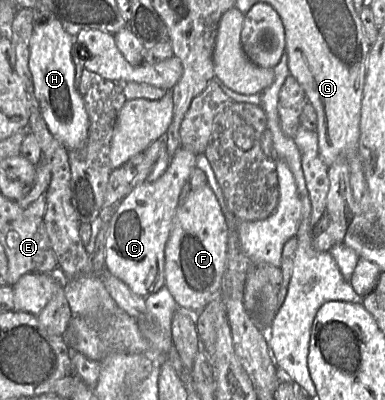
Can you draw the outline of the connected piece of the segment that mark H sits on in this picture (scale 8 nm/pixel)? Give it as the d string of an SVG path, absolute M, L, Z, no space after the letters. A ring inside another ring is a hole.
M55 17L46 23L34 25L29 42L29 70L40 112L50 133L68 151L84 145L89 129L88 114L75 81L71 52L73 42L74 37L65 31Z

